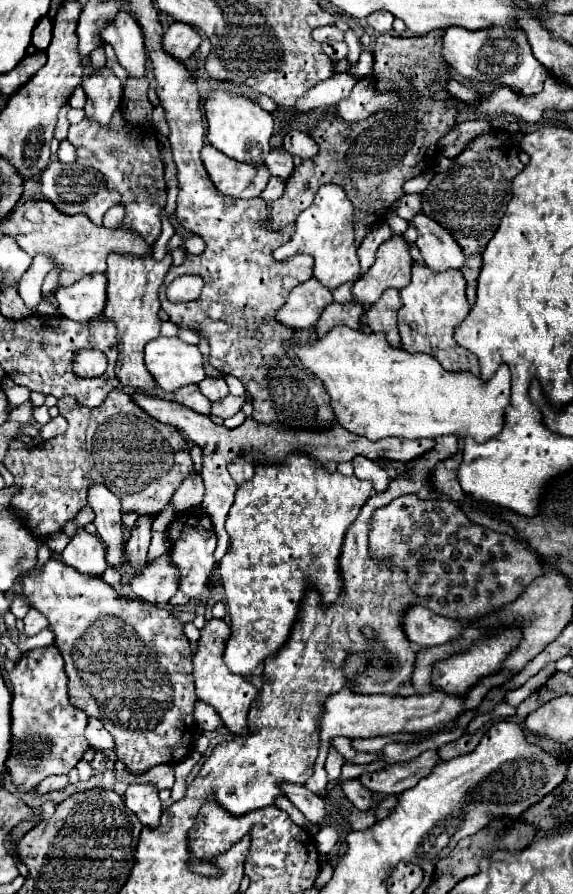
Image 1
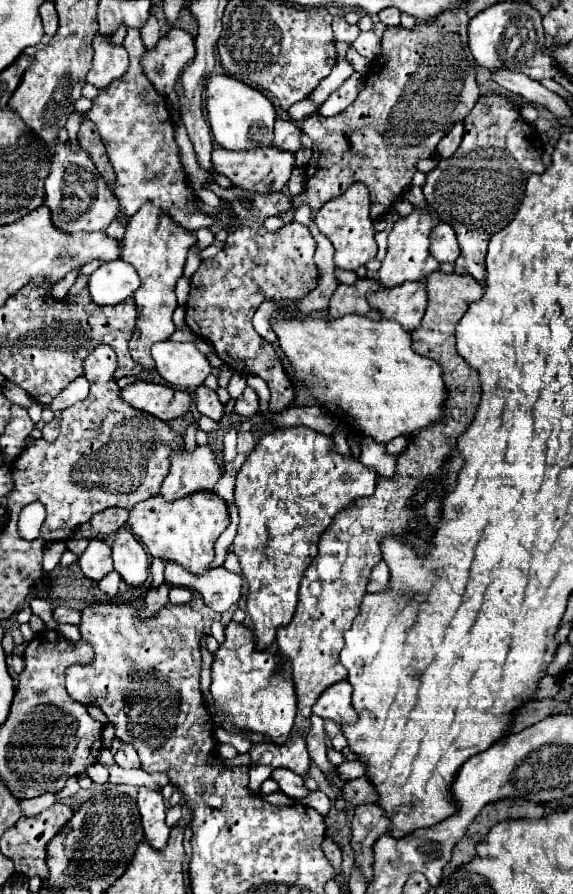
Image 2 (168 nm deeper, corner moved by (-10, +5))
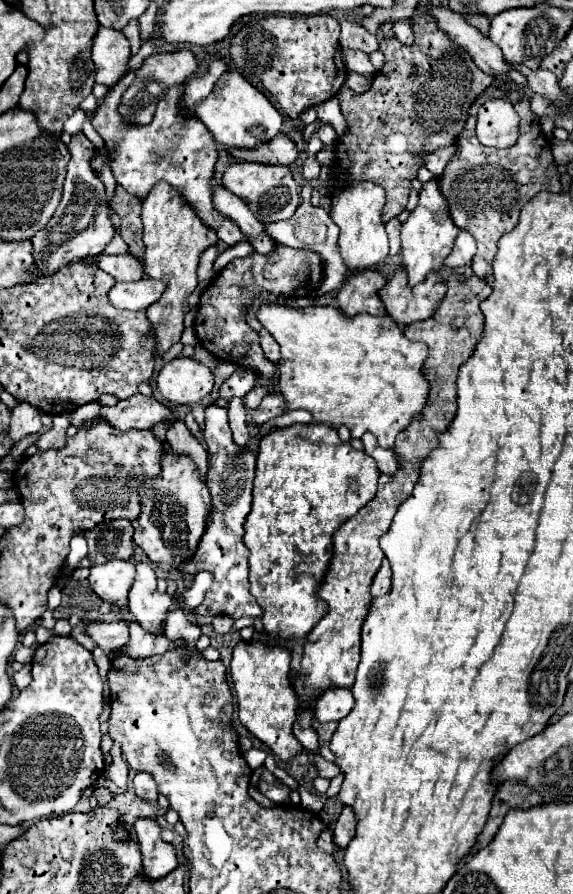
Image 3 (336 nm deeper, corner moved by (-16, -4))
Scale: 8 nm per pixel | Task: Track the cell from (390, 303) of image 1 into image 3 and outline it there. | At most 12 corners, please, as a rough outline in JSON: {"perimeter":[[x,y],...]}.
{"perimeter":[[400,268],[380,290],[388,316],[410,326],[436,312],[446,286],[432,272],[408,288]]}

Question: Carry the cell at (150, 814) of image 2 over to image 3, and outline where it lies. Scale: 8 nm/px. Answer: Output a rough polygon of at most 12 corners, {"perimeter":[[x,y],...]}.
{"perimeter":[[138,818],[134,830],[142,874],[164,878],[178,866],[176,850],[160,824]]}

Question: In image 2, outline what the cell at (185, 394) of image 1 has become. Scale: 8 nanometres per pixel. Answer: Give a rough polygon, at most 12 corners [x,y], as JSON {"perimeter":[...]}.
{"perimeter":[[200,385],[196,409],[214,421],[224,417],[216,391]]}

